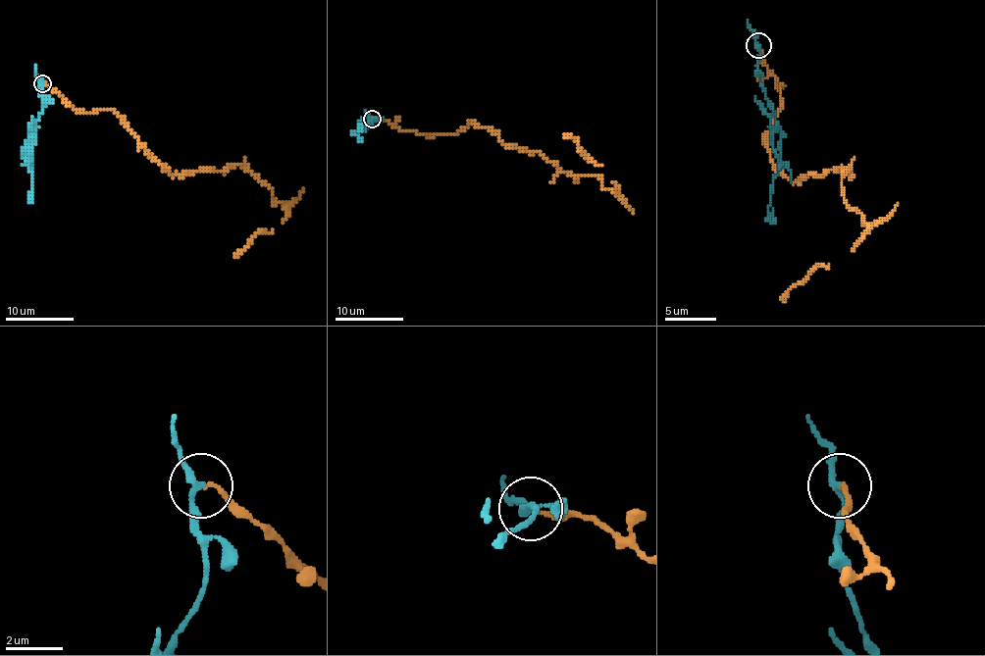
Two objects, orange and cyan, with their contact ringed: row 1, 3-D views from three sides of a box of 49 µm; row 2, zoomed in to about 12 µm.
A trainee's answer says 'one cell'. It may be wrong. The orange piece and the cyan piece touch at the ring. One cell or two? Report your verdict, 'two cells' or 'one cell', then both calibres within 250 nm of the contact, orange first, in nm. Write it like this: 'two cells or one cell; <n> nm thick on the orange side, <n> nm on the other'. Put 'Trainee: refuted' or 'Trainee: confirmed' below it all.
two cells; 140 nm thick on the orange side, 200 nm on the other
Trainee: refuted

